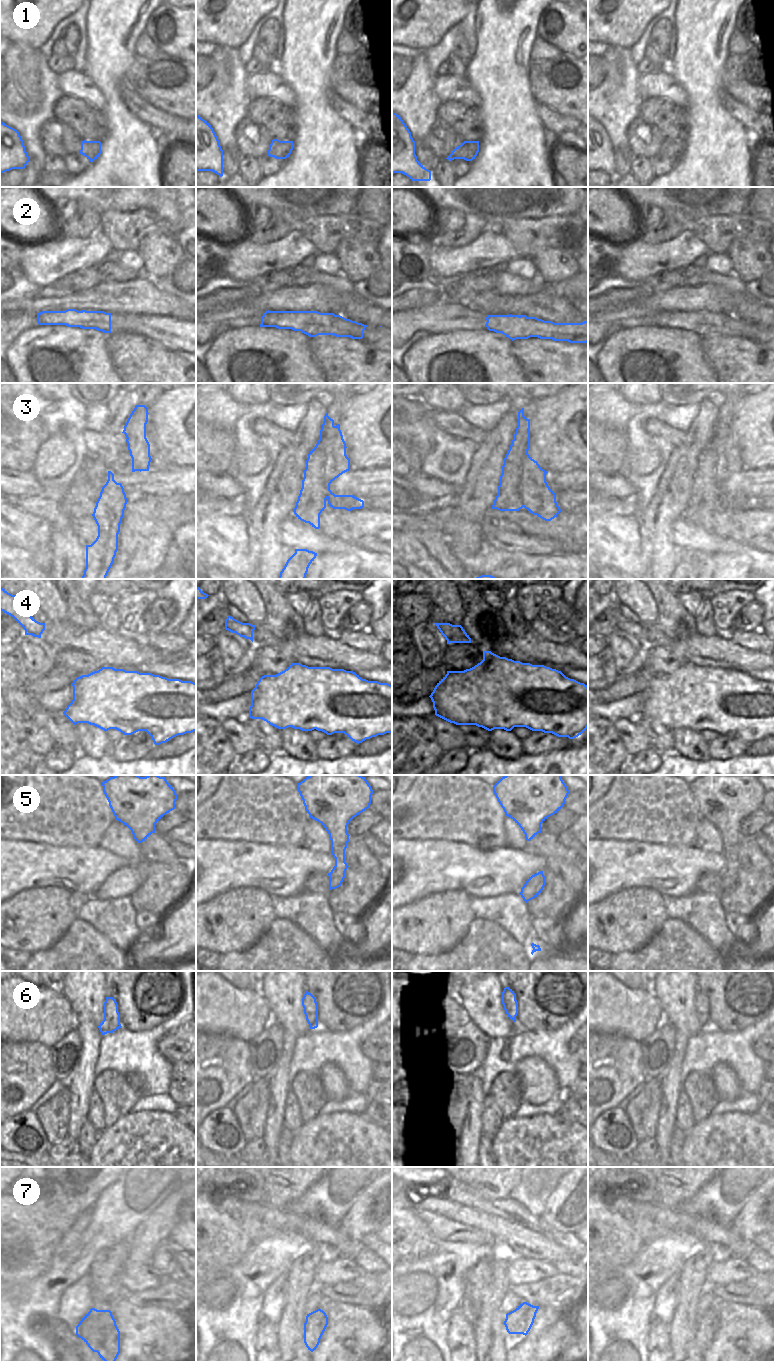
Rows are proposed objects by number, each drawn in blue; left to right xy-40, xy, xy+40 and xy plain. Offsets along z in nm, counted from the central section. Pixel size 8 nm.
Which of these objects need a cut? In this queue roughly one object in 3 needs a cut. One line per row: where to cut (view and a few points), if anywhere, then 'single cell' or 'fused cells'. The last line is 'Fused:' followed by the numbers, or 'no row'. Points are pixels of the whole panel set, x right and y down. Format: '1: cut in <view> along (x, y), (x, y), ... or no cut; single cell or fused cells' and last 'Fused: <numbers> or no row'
1: no cut; single cell
2: no cut; single cell
3: cut in xy+40 along (529, 430), (522, 462), (523, 506); fused cells
4: no cut; single cell
5: no cut; single cell
6: no cut; single cell
7: no cut; single cell
Fused: 3

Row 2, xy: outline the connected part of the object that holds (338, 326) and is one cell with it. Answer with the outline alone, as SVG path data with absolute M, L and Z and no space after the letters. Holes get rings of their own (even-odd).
M266 311L260 327L276 327L292 329L316 337L318 335L334 335L362 339L367 325L346 319L334 313L318 311Z

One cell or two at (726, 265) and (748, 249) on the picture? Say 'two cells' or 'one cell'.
two cells

